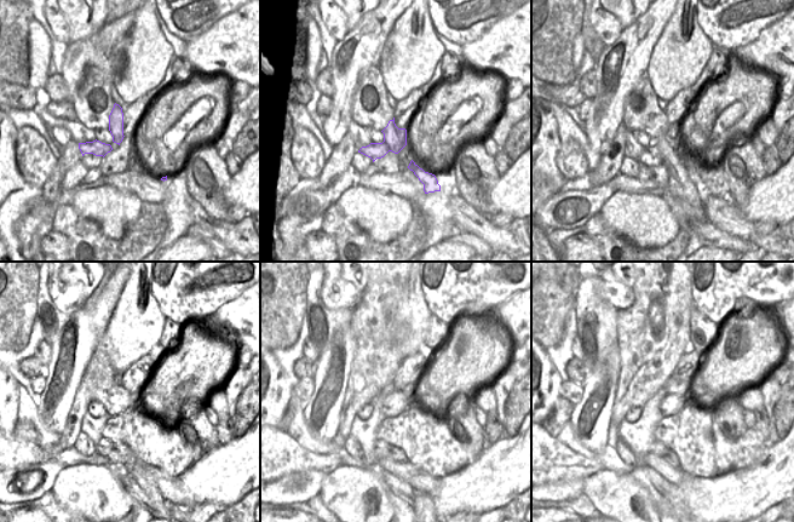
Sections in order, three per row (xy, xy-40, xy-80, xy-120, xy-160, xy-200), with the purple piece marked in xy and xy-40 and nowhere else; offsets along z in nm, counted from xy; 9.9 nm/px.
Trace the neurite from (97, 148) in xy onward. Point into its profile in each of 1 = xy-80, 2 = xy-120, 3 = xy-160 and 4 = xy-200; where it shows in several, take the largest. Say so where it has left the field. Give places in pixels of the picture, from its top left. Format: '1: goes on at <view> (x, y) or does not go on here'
1: goes on at xy-80 (688, 179)
2: goes on at xy-120 (145, 437)
3: goes on at xy-160 (414, 431)
4: goes on at xy-200 (686, 434)

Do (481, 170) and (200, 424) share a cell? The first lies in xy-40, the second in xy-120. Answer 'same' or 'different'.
same

